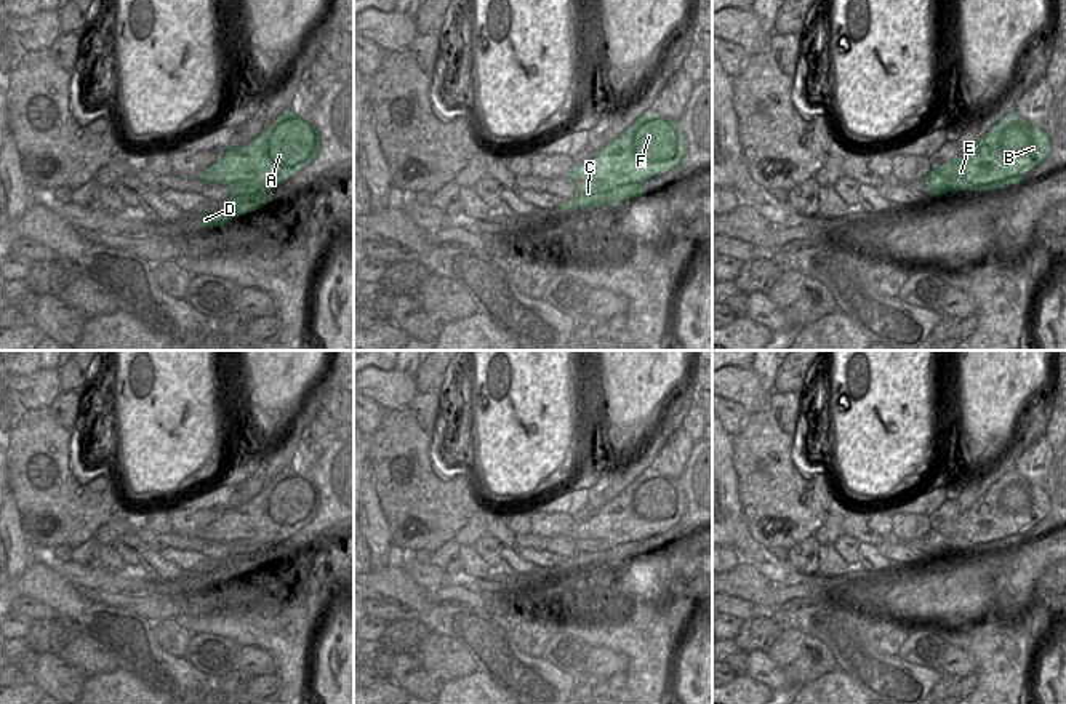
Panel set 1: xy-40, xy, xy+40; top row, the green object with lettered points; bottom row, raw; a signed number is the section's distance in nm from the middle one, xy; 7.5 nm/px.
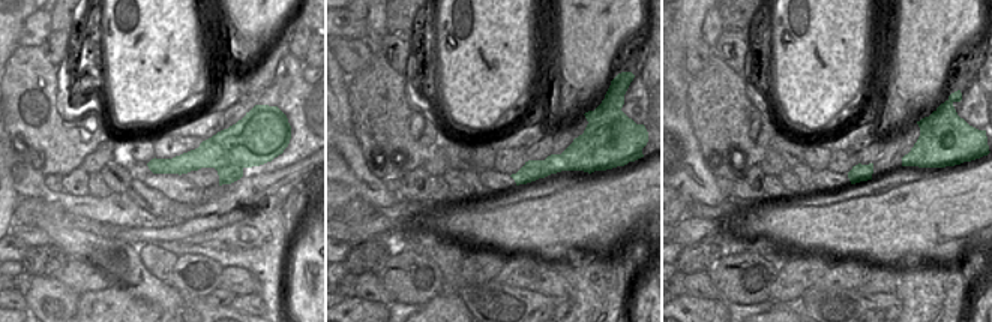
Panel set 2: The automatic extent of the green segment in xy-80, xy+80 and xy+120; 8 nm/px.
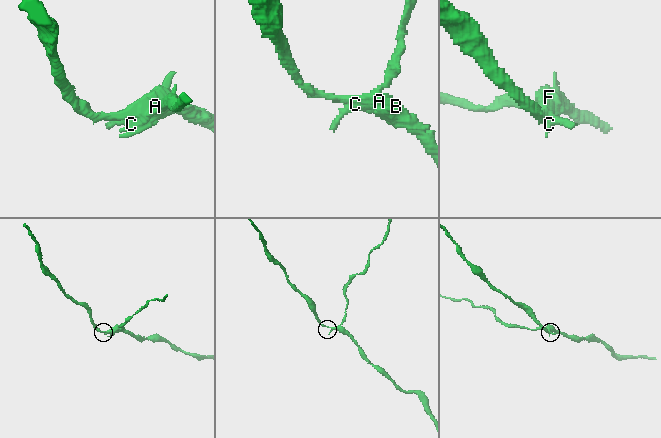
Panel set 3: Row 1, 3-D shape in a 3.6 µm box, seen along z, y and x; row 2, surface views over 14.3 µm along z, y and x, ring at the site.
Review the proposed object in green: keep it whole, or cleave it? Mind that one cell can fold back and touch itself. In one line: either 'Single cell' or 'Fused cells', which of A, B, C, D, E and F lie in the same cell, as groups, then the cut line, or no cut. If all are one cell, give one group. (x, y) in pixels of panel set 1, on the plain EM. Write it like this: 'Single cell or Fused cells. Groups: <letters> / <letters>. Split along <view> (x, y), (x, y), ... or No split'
Fused cells. Groups: A B E F / C D. Split along xy (586, 538), (610, 543), (637, 543)

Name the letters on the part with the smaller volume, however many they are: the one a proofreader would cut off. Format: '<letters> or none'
C, D

